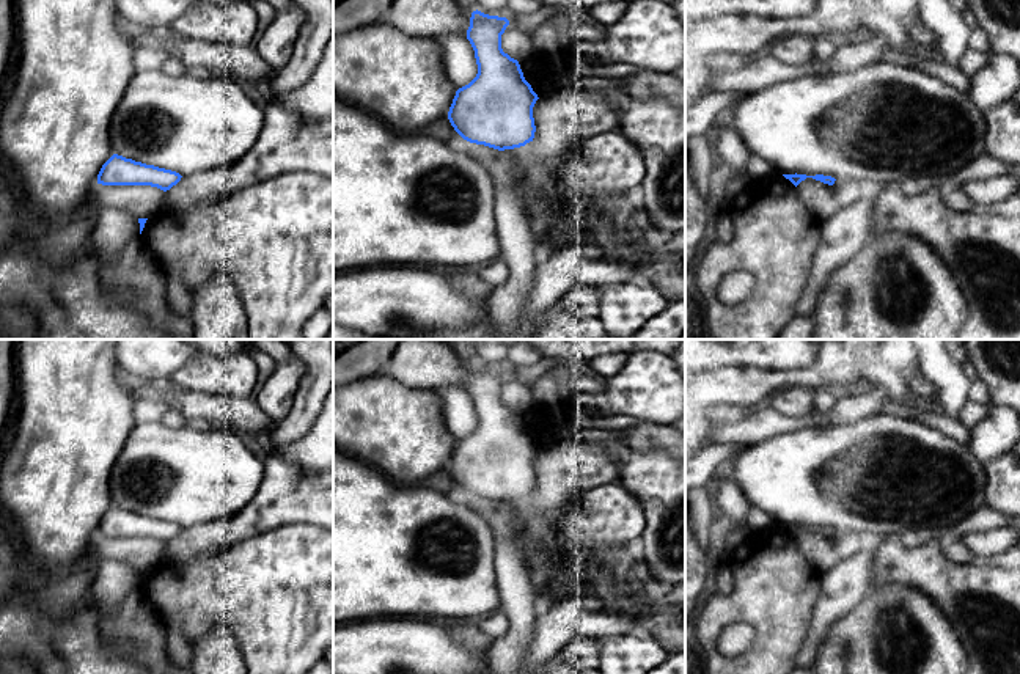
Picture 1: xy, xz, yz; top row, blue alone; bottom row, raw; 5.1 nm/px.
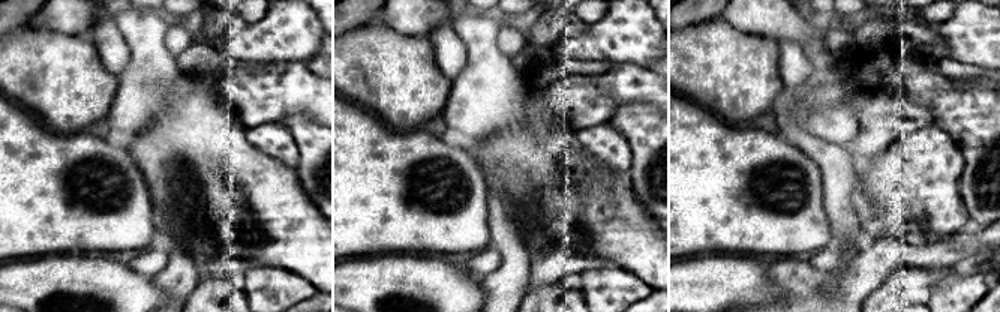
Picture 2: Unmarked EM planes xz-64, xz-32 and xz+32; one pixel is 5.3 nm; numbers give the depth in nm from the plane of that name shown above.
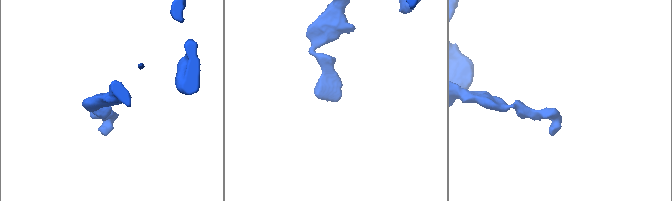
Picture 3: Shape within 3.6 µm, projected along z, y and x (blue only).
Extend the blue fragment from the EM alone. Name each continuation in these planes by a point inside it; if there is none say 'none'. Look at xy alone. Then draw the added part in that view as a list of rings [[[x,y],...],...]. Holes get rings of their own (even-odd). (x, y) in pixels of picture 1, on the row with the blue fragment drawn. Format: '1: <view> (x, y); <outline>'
none

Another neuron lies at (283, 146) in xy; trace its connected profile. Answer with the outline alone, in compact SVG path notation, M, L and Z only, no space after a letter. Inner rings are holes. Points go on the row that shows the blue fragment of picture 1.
M269 110L264 130L242 159L225 168L182 176L165 192L163 206L192 209L204 203L220 203L253 184L294 171L333 179L333 116L321 123L295 124L289 112Z

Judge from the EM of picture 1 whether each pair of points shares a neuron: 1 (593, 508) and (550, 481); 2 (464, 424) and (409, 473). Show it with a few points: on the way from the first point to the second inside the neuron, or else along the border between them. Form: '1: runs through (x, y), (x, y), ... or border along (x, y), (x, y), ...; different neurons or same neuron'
1: border along (615, 479), (590, 487), (583, 494); different neurons
2: border along (442, 399), (447, 428), (458, 440); different neurons

